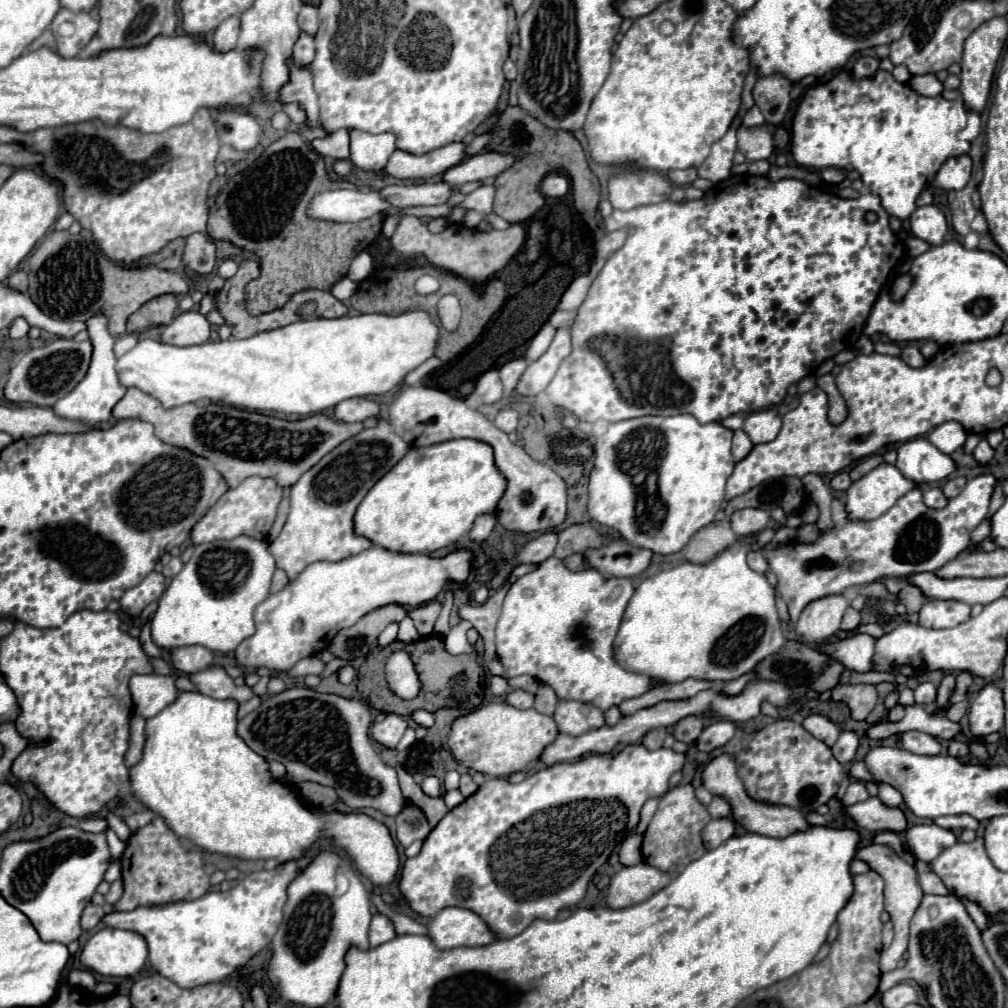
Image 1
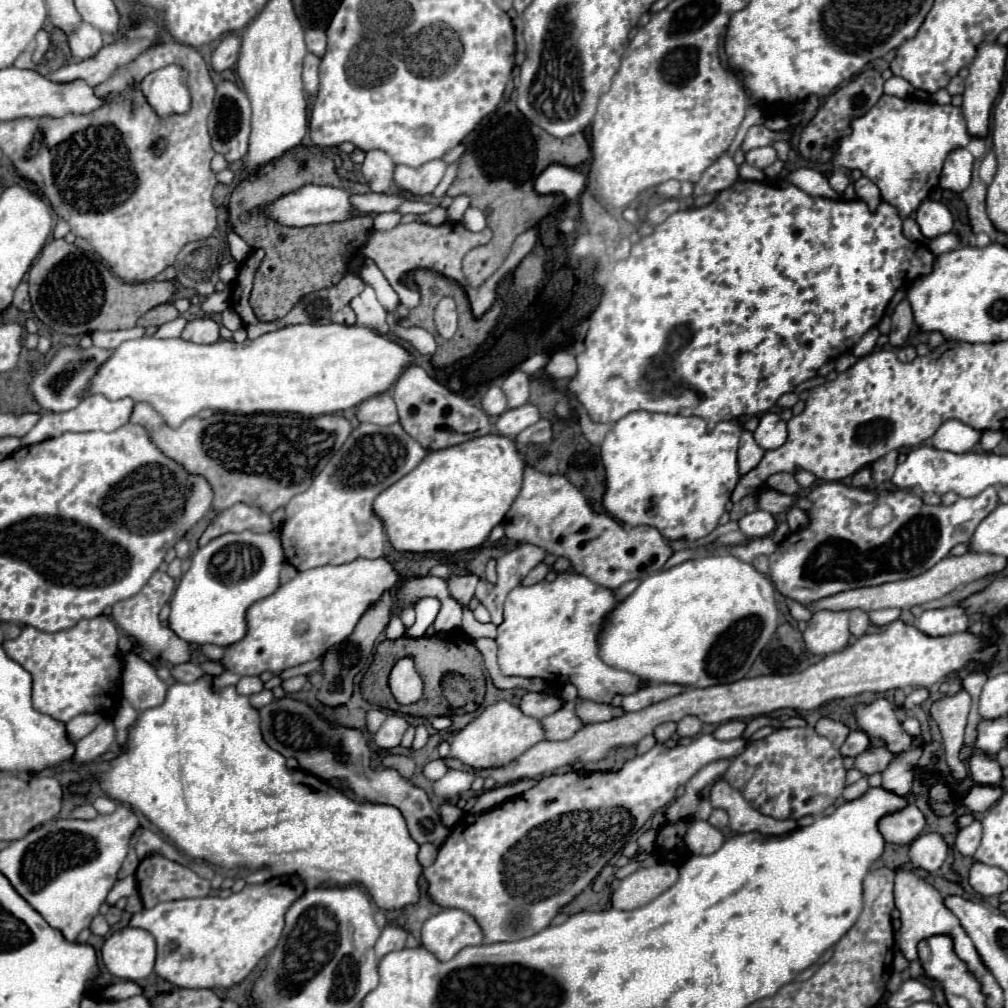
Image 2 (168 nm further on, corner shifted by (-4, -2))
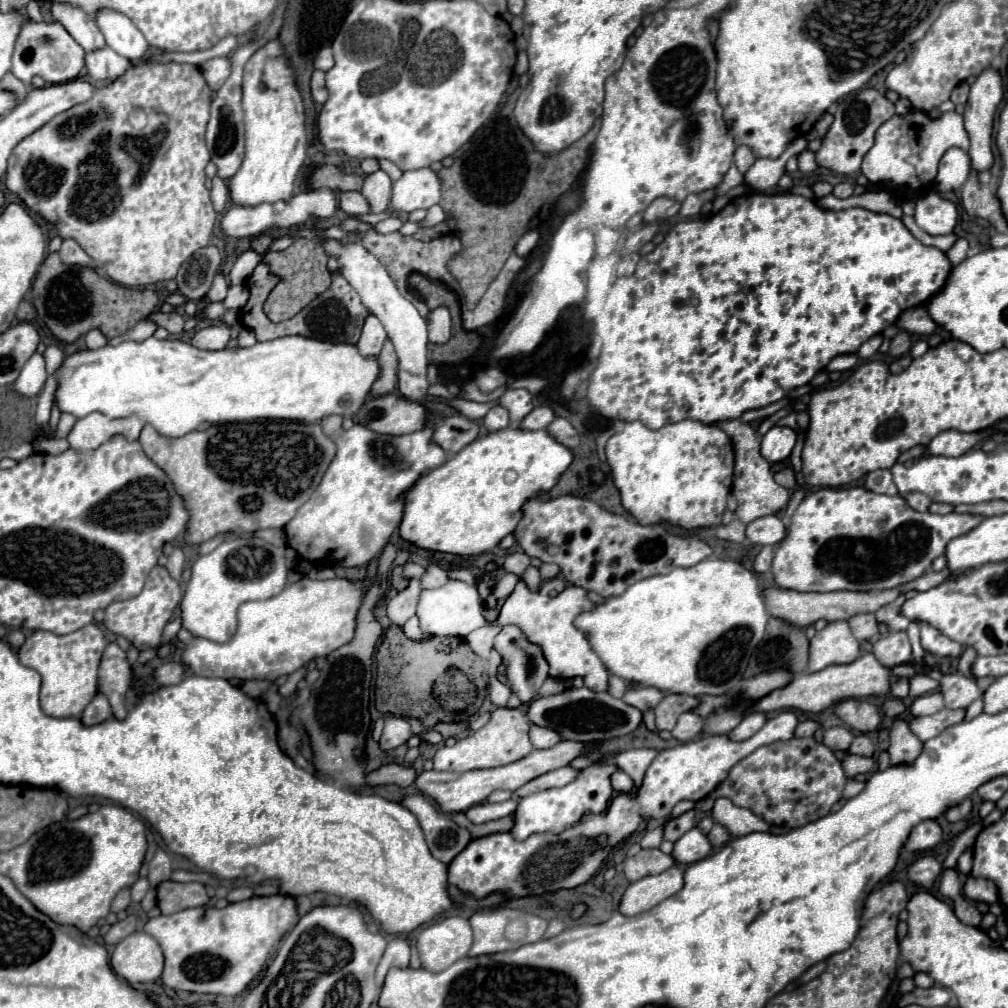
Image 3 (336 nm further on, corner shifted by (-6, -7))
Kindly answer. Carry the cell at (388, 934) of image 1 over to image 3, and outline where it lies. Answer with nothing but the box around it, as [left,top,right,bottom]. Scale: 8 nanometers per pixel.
[376,937,410,985]

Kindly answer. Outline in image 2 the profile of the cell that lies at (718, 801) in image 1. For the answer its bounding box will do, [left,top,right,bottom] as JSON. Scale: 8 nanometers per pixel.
[708,810,728,830]

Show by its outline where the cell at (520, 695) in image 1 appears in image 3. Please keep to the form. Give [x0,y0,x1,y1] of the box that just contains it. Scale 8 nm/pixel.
[528,689,642,741]

